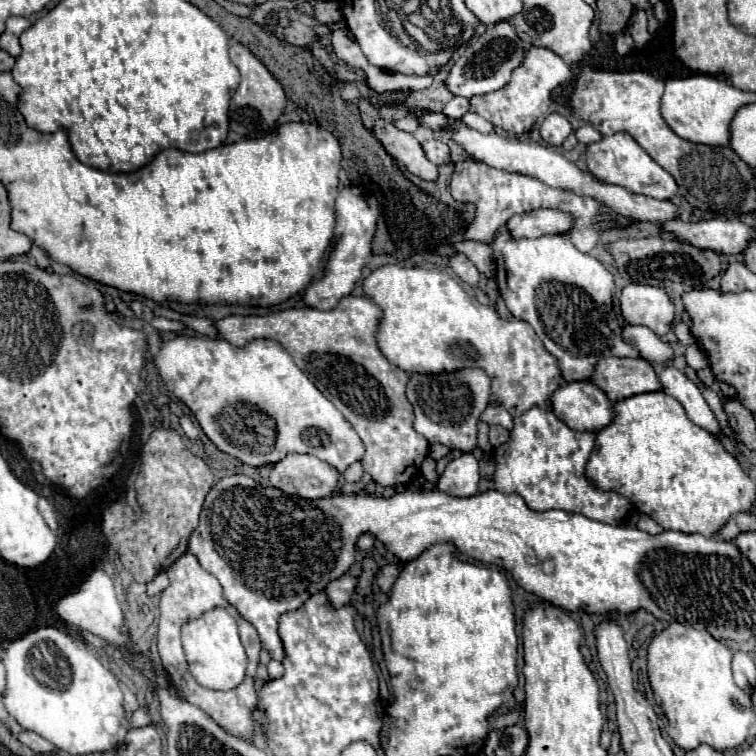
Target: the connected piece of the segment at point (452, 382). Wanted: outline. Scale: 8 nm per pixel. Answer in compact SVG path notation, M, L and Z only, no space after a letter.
M461 368L439 374L411 374L407 382L407 400L413 406L413 428L429 442L439 442L461 452L481 454L477 448L479 416L491 398L491 378L483 368Z

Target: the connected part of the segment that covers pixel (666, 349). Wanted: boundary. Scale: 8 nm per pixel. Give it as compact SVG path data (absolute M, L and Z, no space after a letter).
M625 326L623 340L631 344L641 354L641 358L649 362L663 364L673 358L673 348L645 326Z

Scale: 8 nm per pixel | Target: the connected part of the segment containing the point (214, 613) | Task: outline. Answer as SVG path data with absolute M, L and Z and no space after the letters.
M215 608L205 616L183 624L181 628L183 648L191 668L209 668L211 686L231 686L235 688L245 678L245 650L239 642L237 624L225 608Z

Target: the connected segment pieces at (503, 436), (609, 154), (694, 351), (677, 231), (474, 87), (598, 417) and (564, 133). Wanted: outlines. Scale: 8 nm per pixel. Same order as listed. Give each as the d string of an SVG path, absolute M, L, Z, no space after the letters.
M491 426L489 428L489 442L491 442L491 446L501 446L507 438L509 438L509 430L505 430L503 426Z
M619 132L613 136L603 136L601 142L587 146L587 166L599 180L609 180L609 184L621 184L631 192L645 194L657 200L669 200L677 192L677 182L669 172L665 172L629 134Z
M693 344L693 346L691 346L691 366L693 366L693 368L697 368L697 370L701 370L701 368L707 368L707 366L709 366L707 358L703 356L703 352L699 350L699 346L697 346L697 344Z
M673 218L661 224L661 230L671 232L679 242L687 242L697 248L711 248L723 254L739 254L749 240L755 240L755 230L743 222L711 218L711 220L685 220Z
M499 22L493 28L487 28L483 34L475 36L467 44L467 48L461 52L459 60L455 60L449 72L447 86L455 96L465 96L465 98L483 96L483 94L501 90L511 80L513 70L521 66L525 52L527 52L527 46L517 36L515 28L509 22Z
M565 382L551 394L555 416L573 430L599 432L615 412L613 402L593 382Z
M549 114L541 124L541 138L551 146L561 146L571 132L571 122L561 114Z

